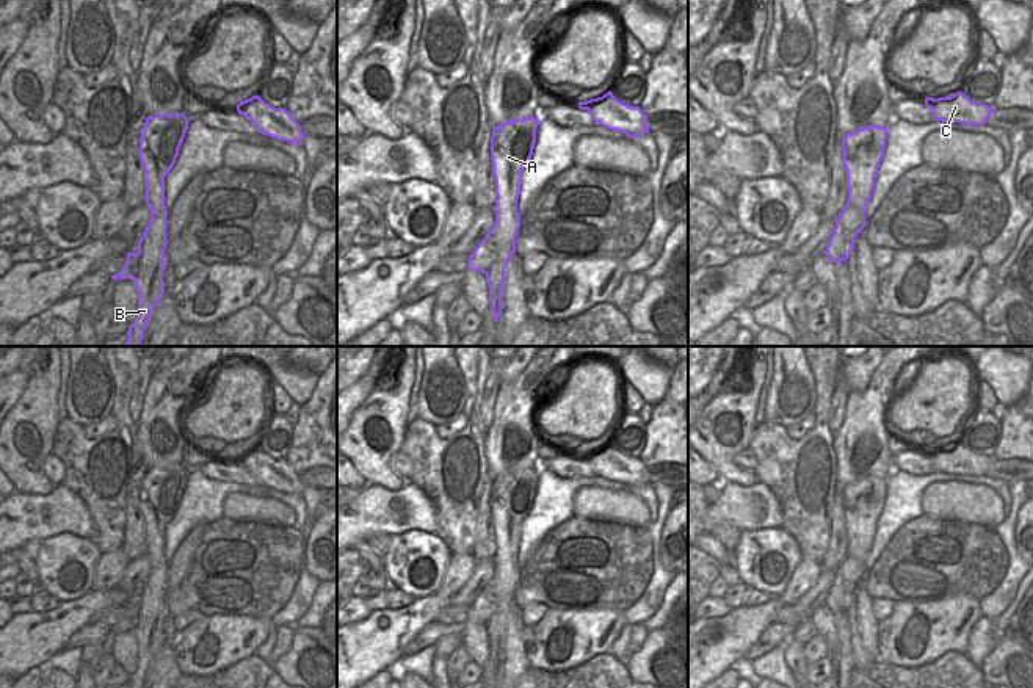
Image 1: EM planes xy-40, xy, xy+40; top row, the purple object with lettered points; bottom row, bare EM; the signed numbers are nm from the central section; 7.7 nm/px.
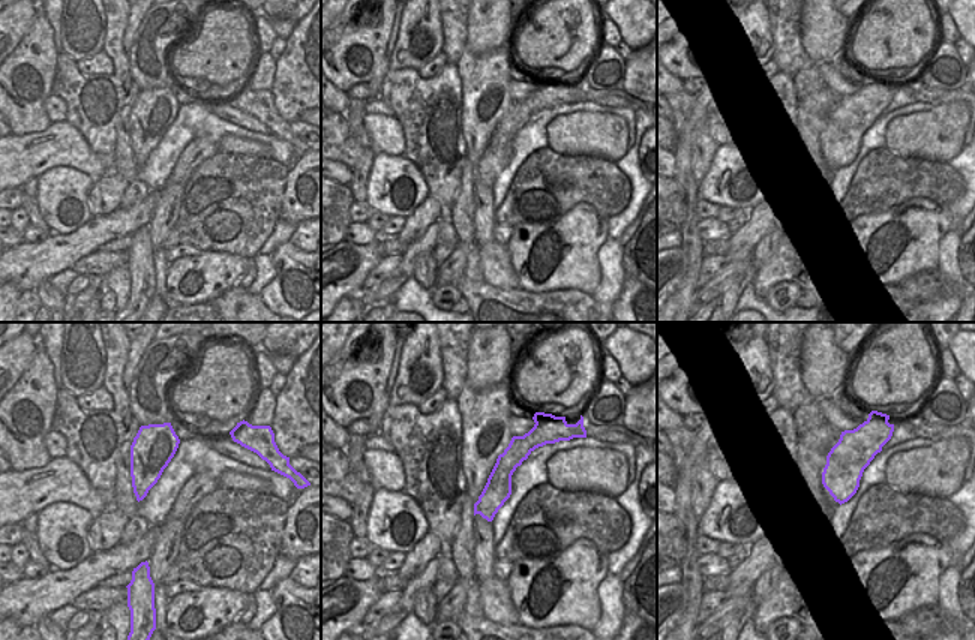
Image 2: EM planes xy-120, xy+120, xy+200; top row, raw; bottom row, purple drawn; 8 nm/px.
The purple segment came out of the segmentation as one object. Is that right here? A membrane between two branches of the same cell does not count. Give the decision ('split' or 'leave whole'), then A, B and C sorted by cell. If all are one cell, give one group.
split; A B / C

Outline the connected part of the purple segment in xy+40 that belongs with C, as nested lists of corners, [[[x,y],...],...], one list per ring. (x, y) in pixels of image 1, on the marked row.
[[[958,91],[950,97],[926,97],[925,107],[931,110],[934,121],[959,122],[962,125],[984,125],[994,108],[986,103],[972,102]]]

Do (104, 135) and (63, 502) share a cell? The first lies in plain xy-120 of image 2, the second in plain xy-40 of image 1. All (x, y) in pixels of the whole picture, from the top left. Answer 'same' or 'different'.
different

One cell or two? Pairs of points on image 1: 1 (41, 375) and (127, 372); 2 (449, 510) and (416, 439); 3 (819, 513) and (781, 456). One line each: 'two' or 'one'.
1: two
2: one
3: one

